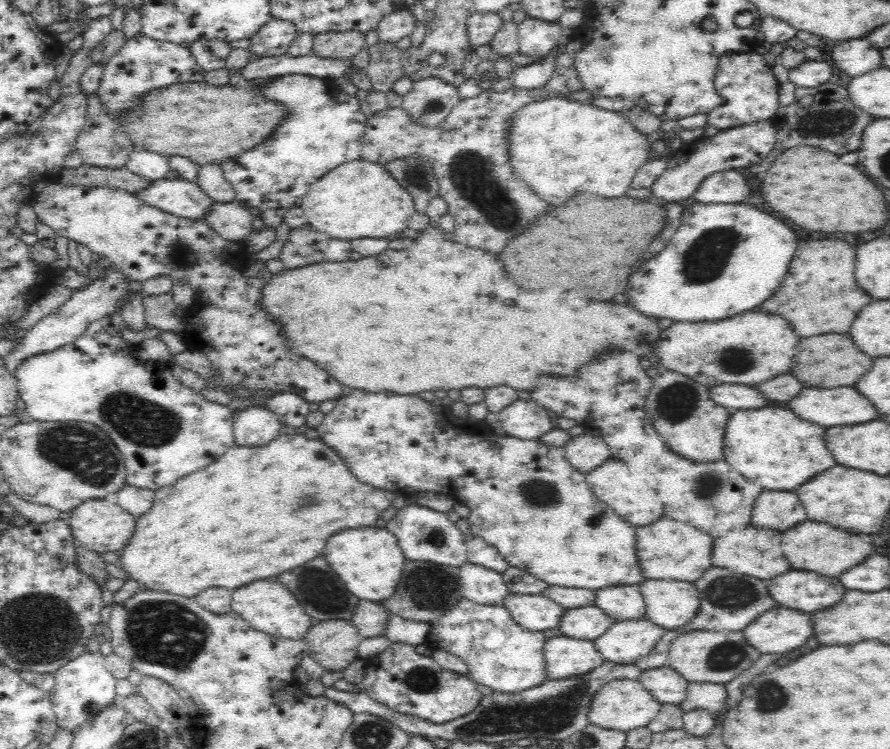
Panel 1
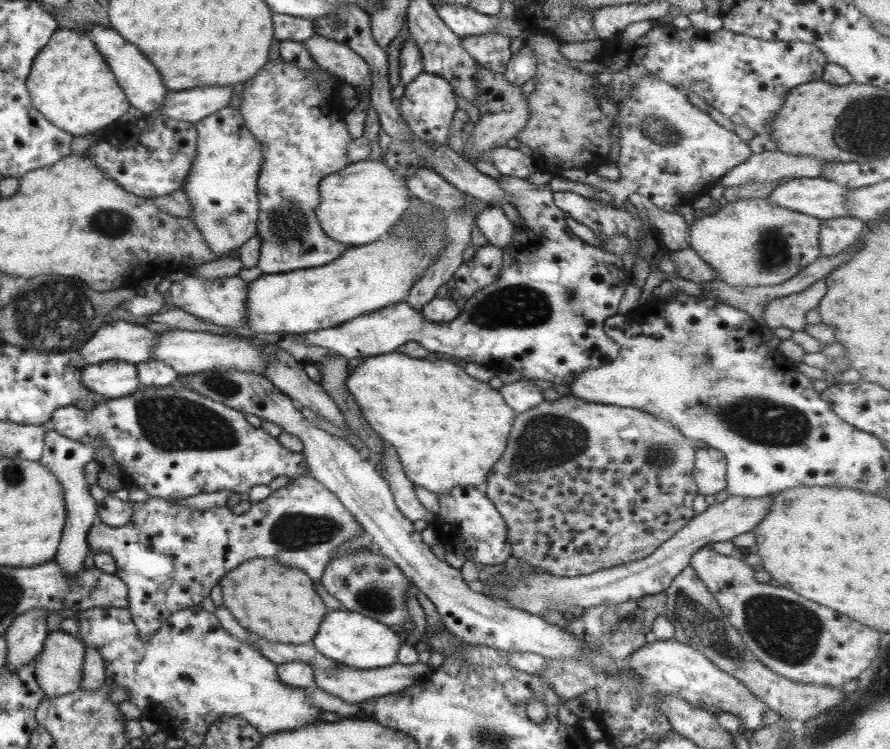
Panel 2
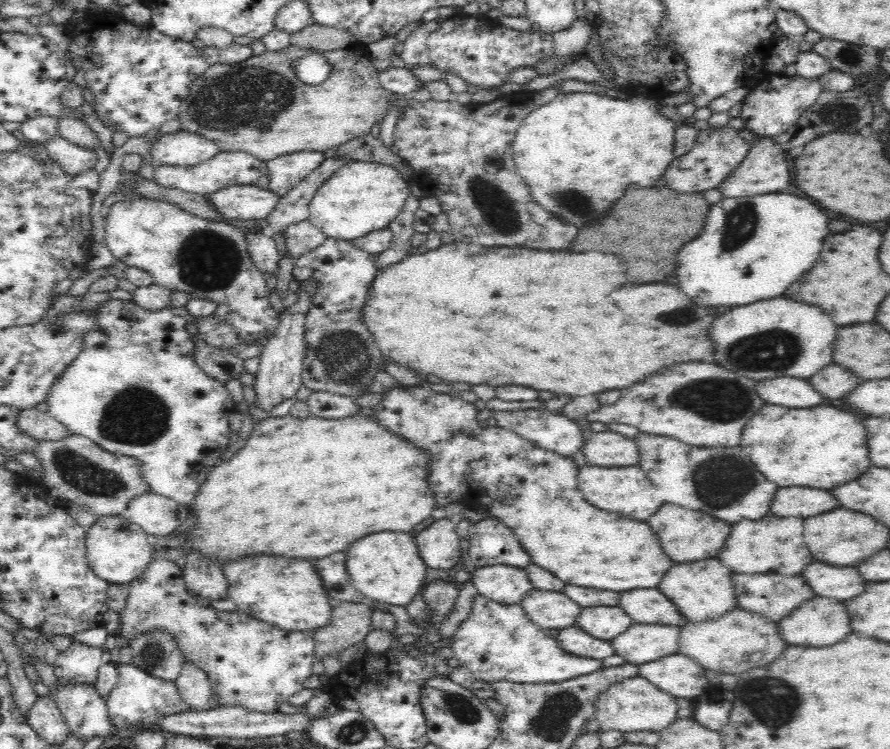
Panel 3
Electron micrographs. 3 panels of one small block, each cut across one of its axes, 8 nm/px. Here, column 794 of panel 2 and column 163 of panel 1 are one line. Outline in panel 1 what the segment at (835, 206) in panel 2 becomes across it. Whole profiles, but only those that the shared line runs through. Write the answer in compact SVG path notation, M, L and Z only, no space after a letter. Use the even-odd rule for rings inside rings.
M184 178L154 180L135 194L154 208L187 219L202 219L214 203L198 183Z

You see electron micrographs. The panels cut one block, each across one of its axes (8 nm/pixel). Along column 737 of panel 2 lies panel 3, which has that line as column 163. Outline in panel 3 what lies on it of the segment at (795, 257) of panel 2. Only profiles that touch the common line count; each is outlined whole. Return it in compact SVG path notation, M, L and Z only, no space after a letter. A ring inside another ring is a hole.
M146 197L123 201L112 199L107 203L108 213L104 220L106 246L114 255L115 261L124 262L147 272L158 284L171 292L184 292L188 299L198 298L216 304L211 312L218 320L229 324L242 344L259 342L266 346L278 324L280 312L276 312L269 302L268 285L264 274L250 258L244 231L227 221L203 219L168 201L153 200Z

